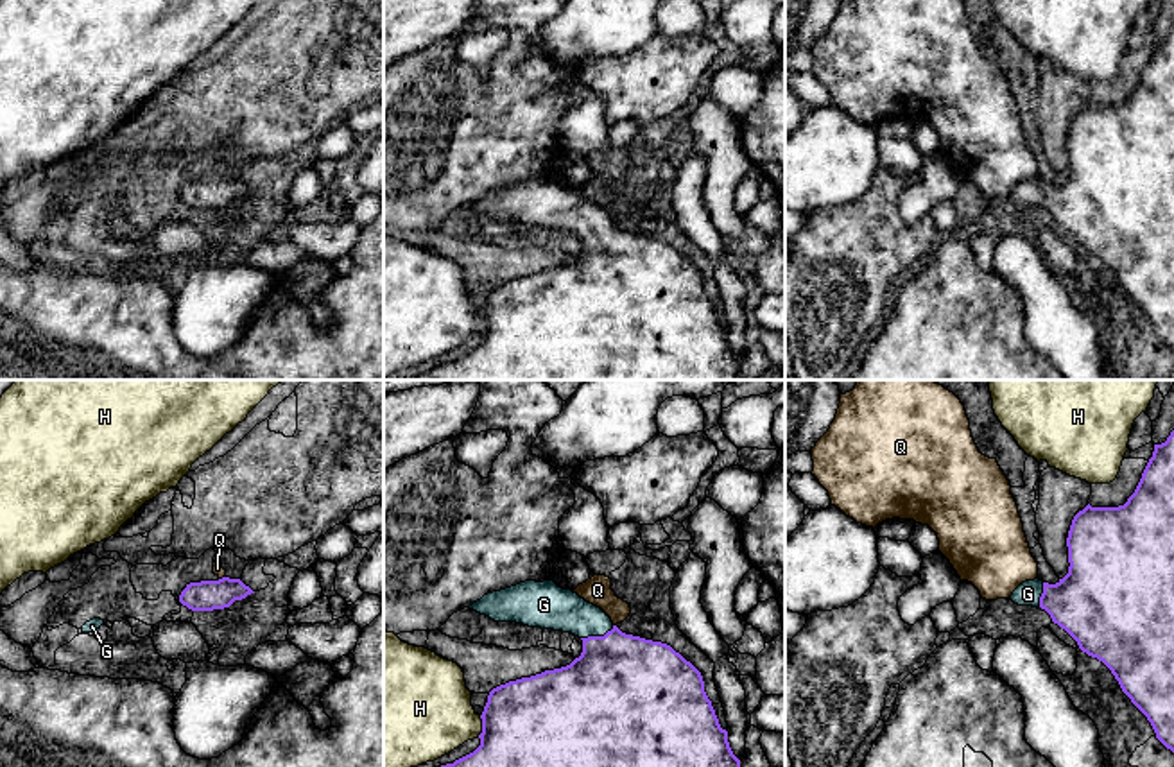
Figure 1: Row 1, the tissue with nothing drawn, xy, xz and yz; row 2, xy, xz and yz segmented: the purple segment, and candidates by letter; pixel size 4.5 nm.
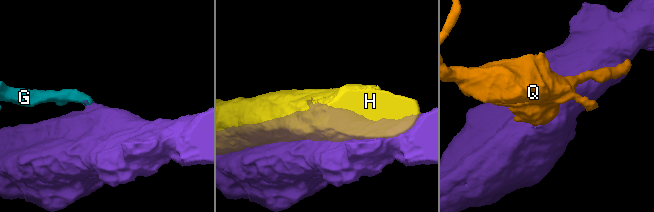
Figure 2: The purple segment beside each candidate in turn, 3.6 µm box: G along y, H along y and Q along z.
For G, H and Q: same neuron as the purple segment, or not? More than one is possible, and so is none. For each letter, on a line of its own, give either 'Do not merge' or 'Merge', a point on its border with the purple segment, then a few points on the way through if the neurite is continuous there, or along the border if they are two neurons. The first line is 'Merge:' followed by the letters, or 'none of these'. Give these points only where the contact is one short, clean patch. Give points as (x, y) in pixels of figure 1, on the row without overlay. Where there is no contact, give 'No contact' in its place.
Merge: G
G: Merge. Touches purple at xz (597, 235). Path across: xz (621, 285), (597, 235), (576, 214), (551, 205)
H: Do not merge. Touches purple at xz (483, 325)
Q: Do not merge. Touches purple at xy (223, 176). Boundary: xy (224, 174), (219, 178)

